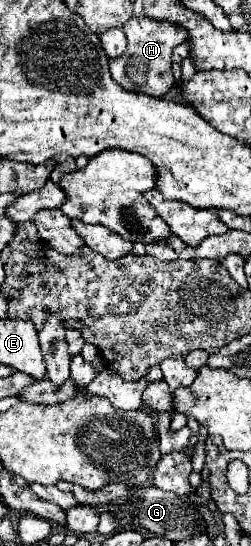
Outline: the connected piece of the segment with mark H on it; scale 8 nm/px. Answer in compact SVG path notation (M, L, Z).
M142 18L142 20L128 20L122 28L128 38L128 48L122 56L110 60L110 74L118 86L128 92L140 92L154 98L160 98L170 92L174 86L172 78L172 50L174 46L186 40L180 28L172 28L172 24L164 24L158 20Z

